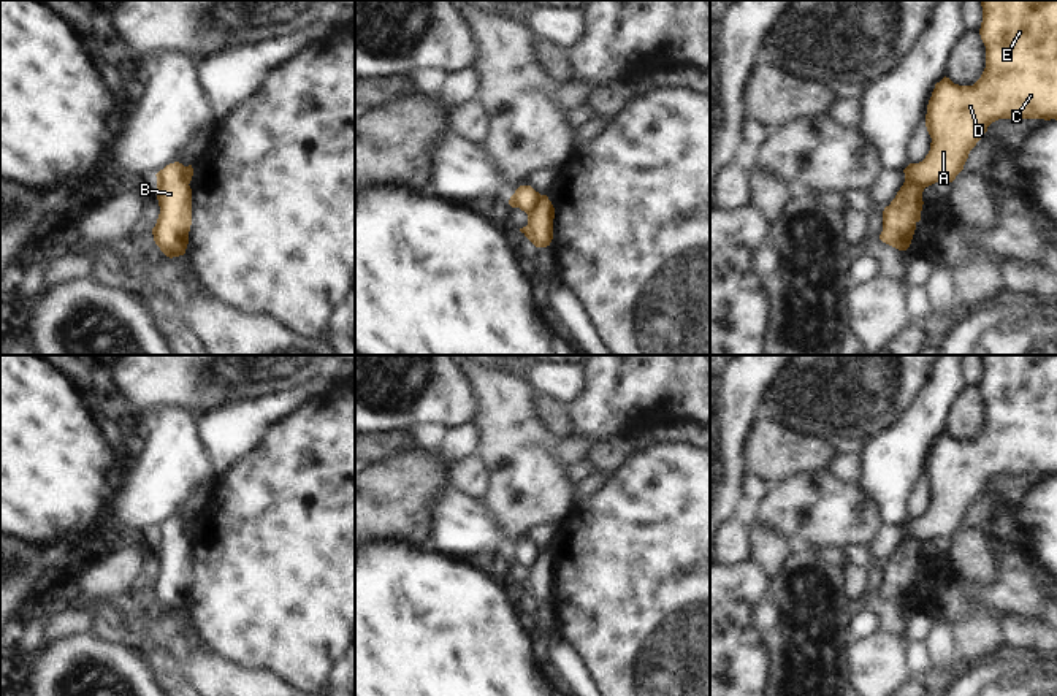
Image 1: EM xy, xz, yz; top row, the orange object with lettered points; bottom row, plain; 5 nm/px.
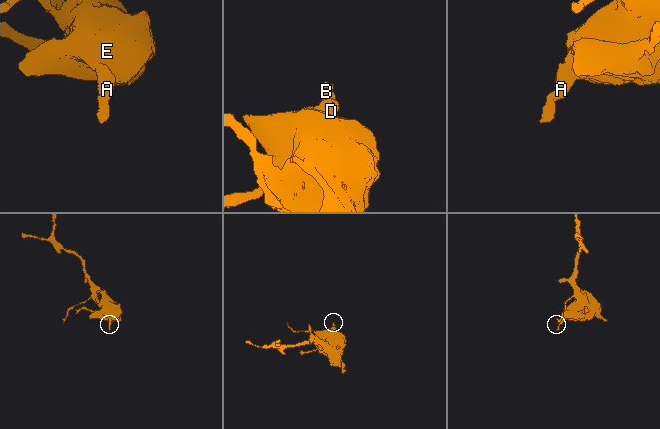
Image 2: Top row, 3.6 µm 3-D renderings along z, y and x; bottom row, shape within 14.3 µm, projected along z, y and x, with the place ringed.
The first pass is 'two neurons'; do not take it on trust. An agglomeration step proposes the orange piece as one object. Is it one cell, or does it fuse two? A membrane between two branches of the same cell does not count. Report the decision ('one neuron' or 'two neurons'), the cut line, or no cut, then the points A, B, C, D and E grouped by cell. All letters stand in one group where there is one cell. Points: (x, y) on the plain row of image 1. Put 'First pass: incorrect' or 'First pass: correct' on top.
First pass: correct
two neurons; cut in xz along (541, 550), (528, 569); A C D E / B

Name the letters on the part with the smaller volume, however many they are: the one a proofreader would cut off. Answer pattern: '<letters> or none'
B

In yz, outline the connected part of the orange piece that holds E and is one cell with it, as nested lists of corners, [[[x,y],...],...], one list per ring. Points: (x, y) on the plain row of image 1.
[[[981,355],[983,377],[979,384],[986,401],[986,423],[973,441],[954,439],[943,433],[935,439],[927,460],[925,482],[932,493],[930,506],[919,518],[910,518],[905,534],[922,547],[935,537],[952,537],[964,525],[970,506],[998,474],[1057,476],[1057,355]]]

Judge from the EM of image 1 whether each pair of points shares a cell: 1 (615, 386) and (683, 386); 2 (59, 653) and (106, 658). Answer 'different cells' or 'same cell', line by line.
1: same cell
2: same cell

